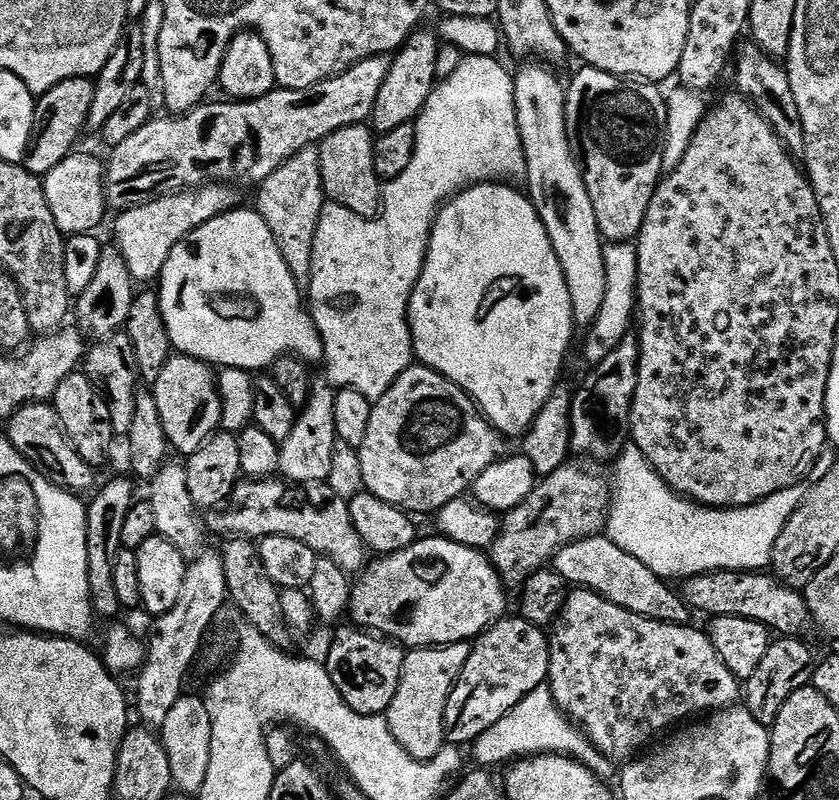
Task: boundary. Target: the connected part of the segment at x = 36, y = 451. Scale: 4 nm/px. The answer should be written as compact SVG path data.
M41 402L22 406L13 416L8 417L6 431L14 450L18 450L18 454L22 454L22 458L26 458L30 466L38 469L42 476L54 482L54 486L65 488L73 494L93 491L97 483L97 473L80 457L72 443L68 441L68 435L64 432L62 422L51 403Z

